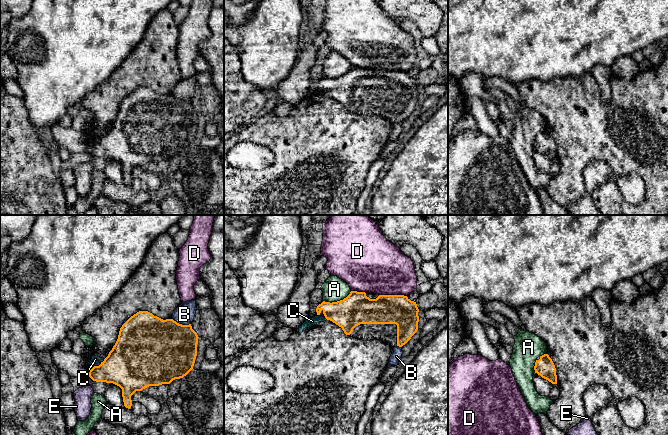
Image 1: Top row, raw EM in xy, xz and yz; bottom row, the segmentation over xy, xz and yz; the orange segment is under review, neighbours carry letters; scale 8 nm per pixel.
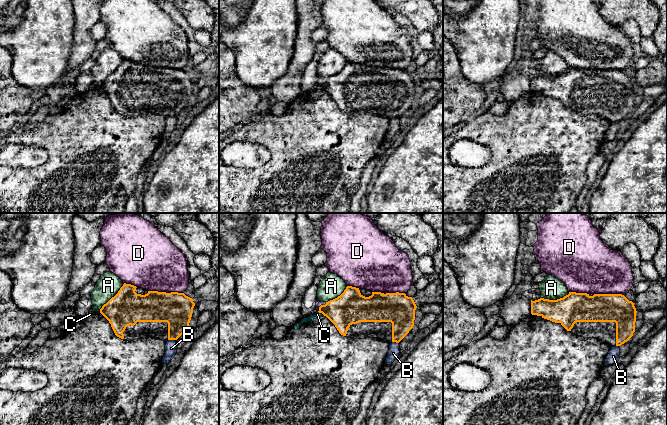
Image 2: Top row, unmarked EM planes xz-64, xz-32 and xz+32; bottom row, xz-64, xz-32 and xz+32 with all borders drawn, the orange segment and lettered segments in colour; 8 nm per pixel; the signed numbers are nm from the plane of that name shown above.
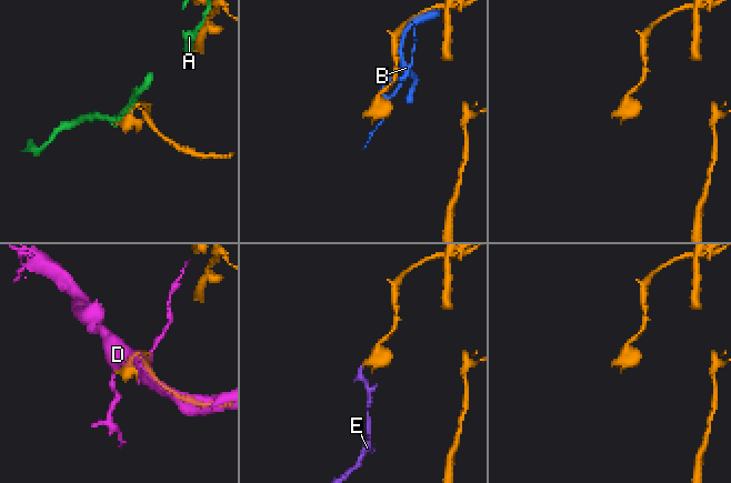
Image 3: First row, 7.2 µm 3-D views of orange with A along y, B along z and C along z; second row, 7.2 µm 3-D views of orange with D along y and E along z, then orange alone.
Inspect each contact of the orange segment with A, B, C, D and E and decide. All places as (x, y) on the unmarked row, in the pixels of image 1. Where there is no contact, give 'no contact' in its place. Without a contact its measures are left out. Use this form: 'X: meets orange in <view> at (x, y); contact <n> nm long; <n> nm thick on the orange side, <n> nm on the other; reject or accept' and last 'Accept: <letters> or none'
A: meets orange in xz at (337, 77); contact 240 nm long; 240 nm thick on the orange side, 200 nm on the other; reject
B: meets orange in xy at (181, 100); contact 160 nm long; 500 nm thick on the orange side, 160 nm on the other; reject
C: meets orange in xy at (103, 137); contact 40 nm long; 440 nm thick on the orange side, 60 nm on the other; reject
D: meets orange in xz at (393, 71); contact 220 nm long; 240 nm thick on the orange side, 420 nm on the other; reject
E: meets orange in xy at (93, 143); contact 160 nm long; 320 nm thick on the orange side, 20 nm on the other; accept
Accept: E

